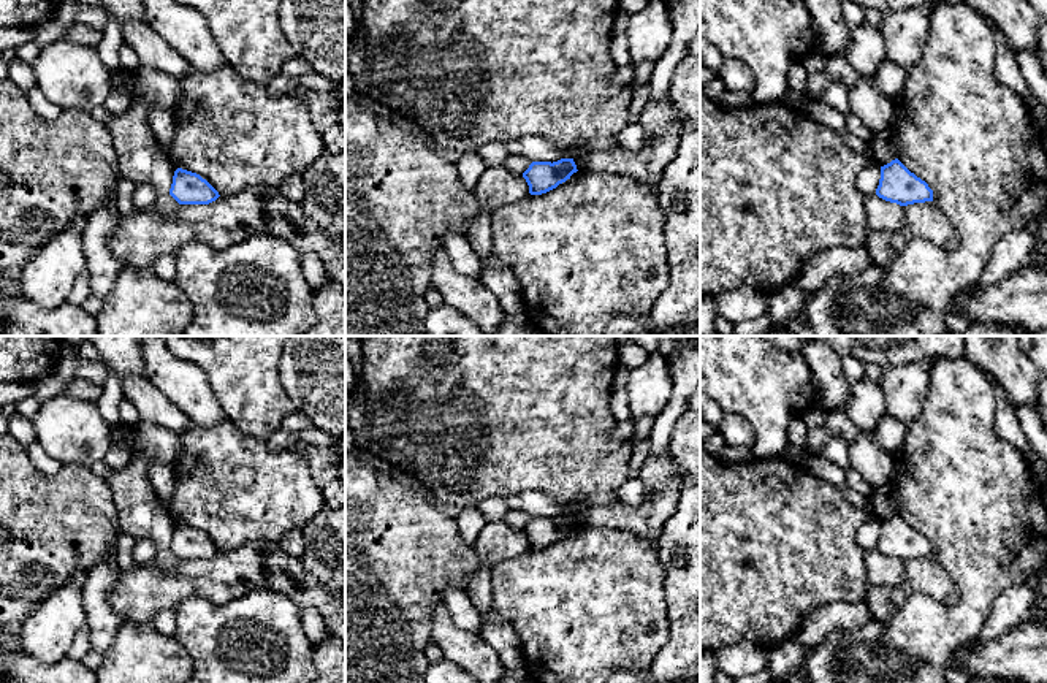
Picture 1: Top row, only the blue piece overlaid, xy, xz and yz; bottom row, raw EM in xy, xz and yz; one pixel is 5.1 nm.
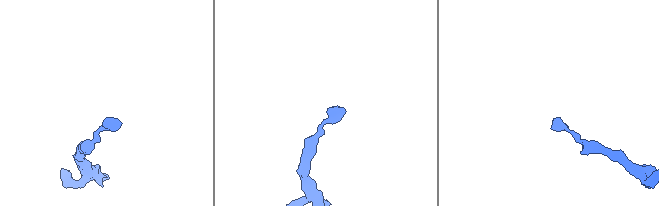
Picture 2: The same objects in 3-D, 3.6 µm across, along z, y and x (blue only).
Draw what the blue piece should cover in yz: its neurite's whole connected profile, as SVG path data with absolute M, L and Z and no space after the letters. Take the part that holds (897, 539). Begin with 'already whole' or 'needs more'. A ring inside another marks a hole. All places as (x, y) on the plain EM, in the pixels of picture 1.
already whole; M898 513L881 521L876 550L900 561L933 556L933 545L928 539L911 528Z

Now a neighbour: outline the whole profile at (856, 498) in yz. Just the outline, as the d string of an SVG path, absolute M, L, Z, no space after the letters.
M849 485L840 486L843 496L855 507L868 507L868 499L860 491L851 488Z

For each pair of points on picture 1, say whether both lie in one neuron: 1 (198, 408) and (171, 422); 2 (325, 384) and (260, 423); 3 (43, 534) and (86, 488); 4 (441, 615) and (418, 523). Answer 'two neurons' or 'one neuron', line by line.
1: two neurons
2: two neurons
3: one neuron
4: two neurons

